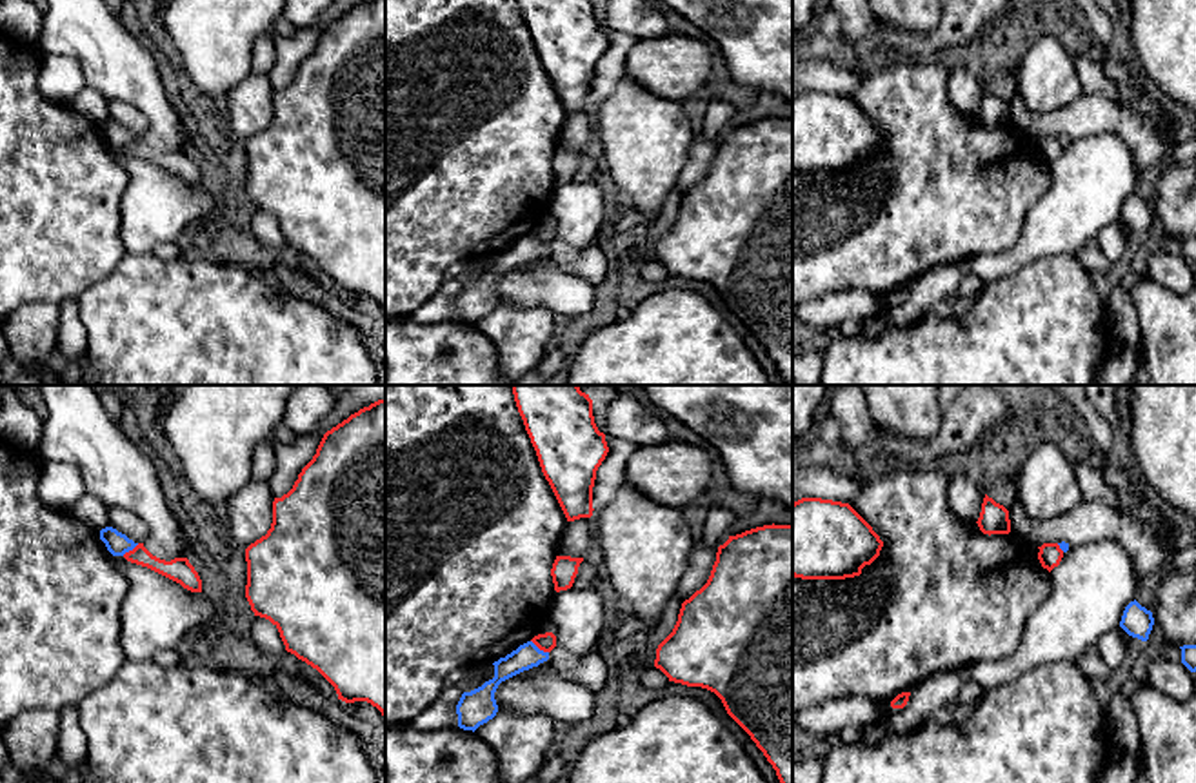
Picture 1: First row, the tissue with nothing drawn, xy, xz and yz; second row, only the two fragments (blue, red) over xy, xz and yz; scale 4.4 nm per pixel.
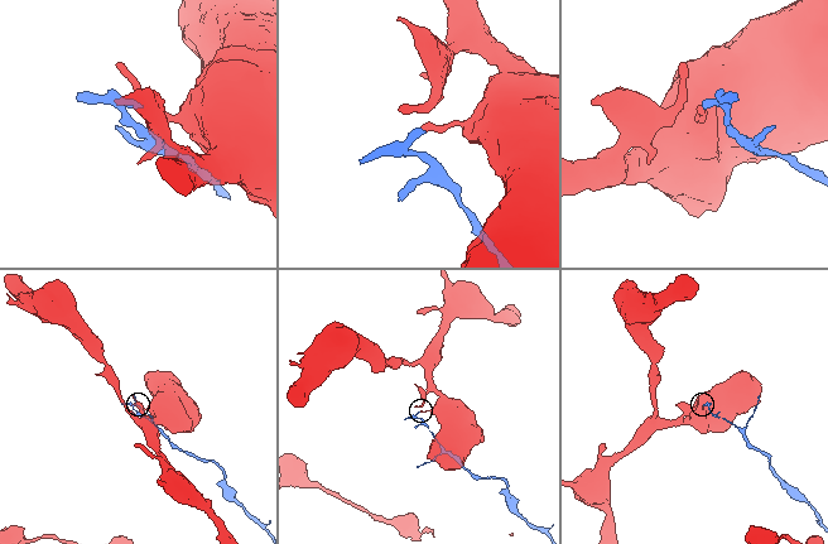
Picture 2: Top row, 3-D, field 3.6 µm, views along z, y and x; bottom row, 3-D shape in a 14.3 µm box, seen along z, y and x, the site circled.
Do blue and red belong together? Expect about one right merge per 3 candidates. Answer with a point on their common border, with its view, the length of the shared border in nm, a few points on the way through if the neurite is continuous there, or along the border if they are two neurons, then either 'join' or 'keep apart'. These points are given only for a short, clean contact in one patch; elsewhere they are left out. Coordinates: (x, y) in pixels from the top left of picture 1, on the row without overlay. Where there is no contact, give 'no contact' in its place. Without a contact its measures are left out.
xz (538, 242) | 100 nm | along xz (531, 233), (548, 246) | keep apart

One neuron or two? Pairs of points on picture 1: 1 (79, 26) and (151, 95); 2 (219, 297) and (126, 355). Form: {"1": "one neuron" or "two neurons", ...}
{"1": "one neuron", "2": "one neuron"}

